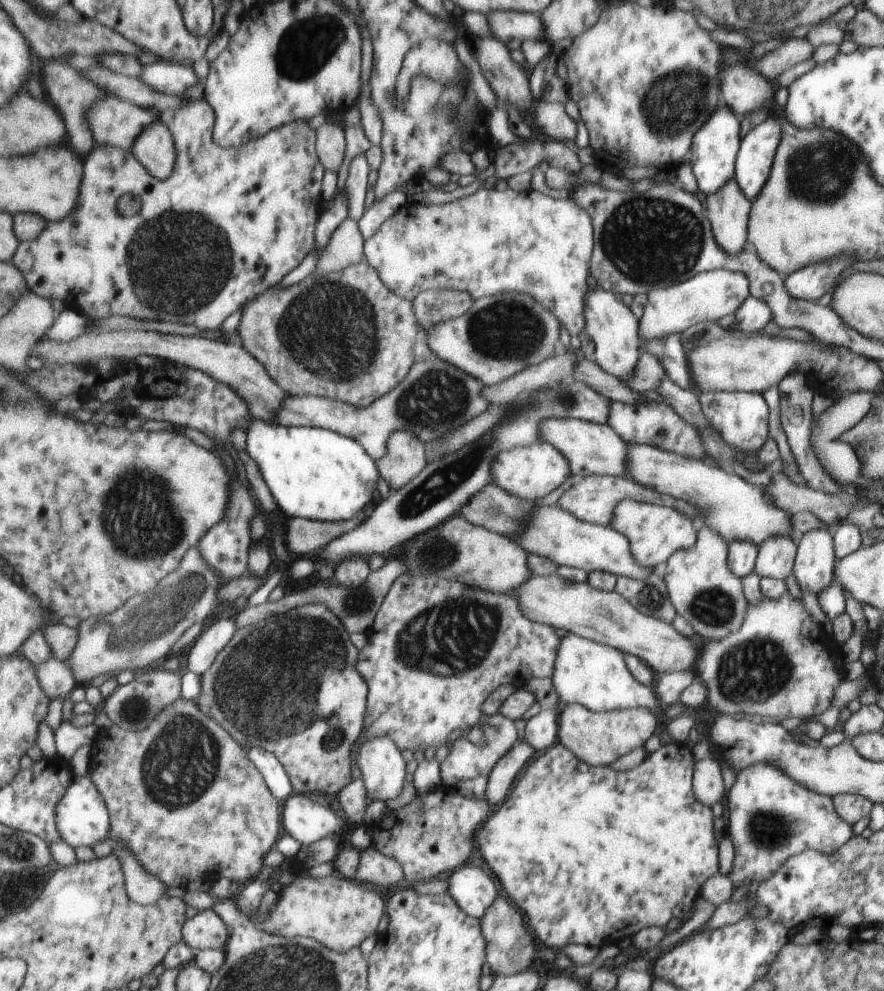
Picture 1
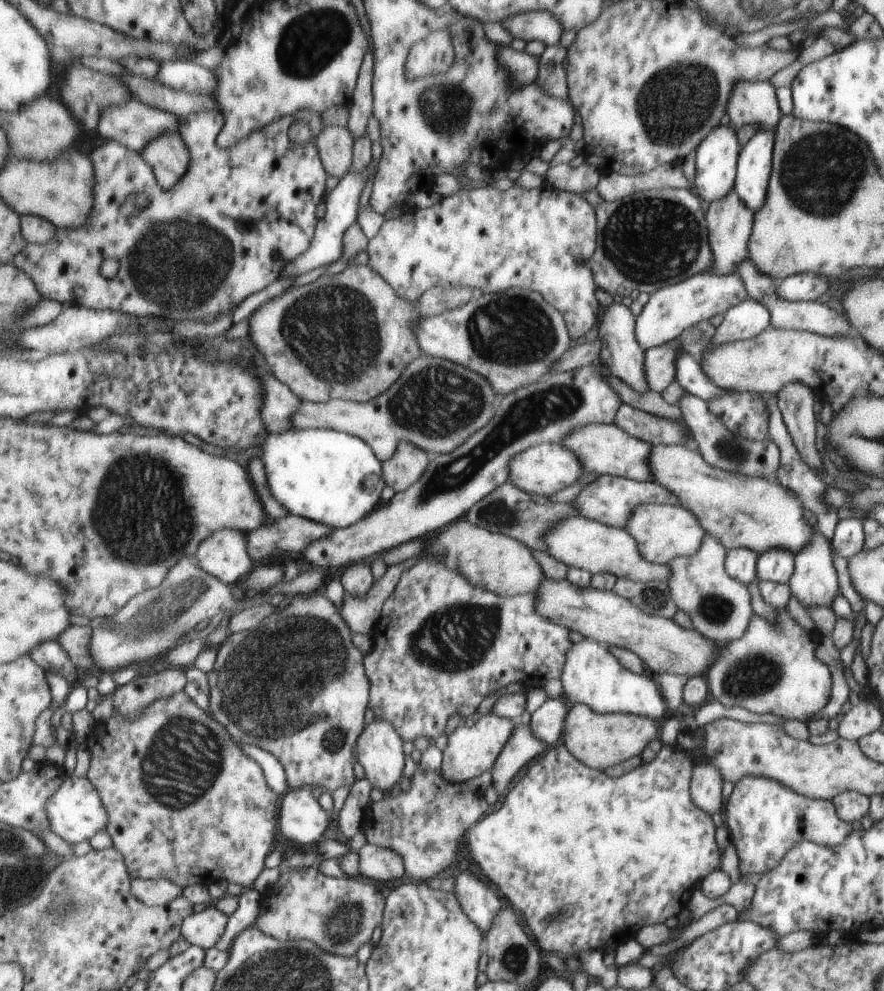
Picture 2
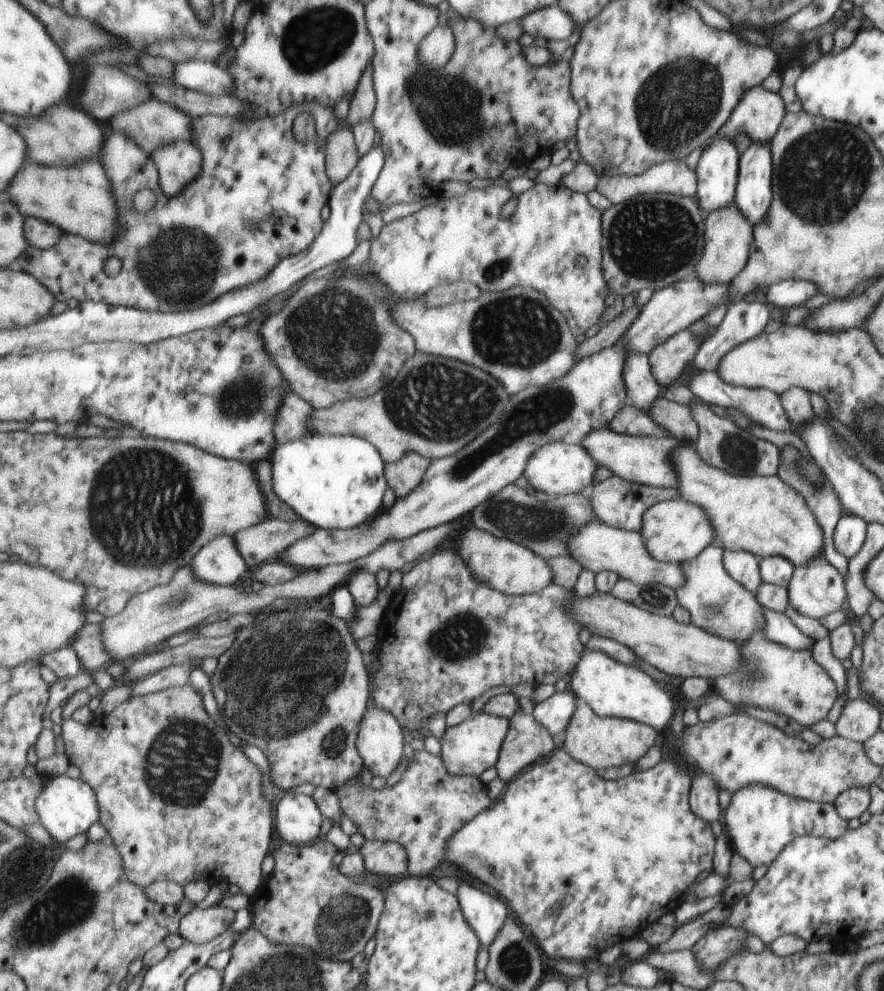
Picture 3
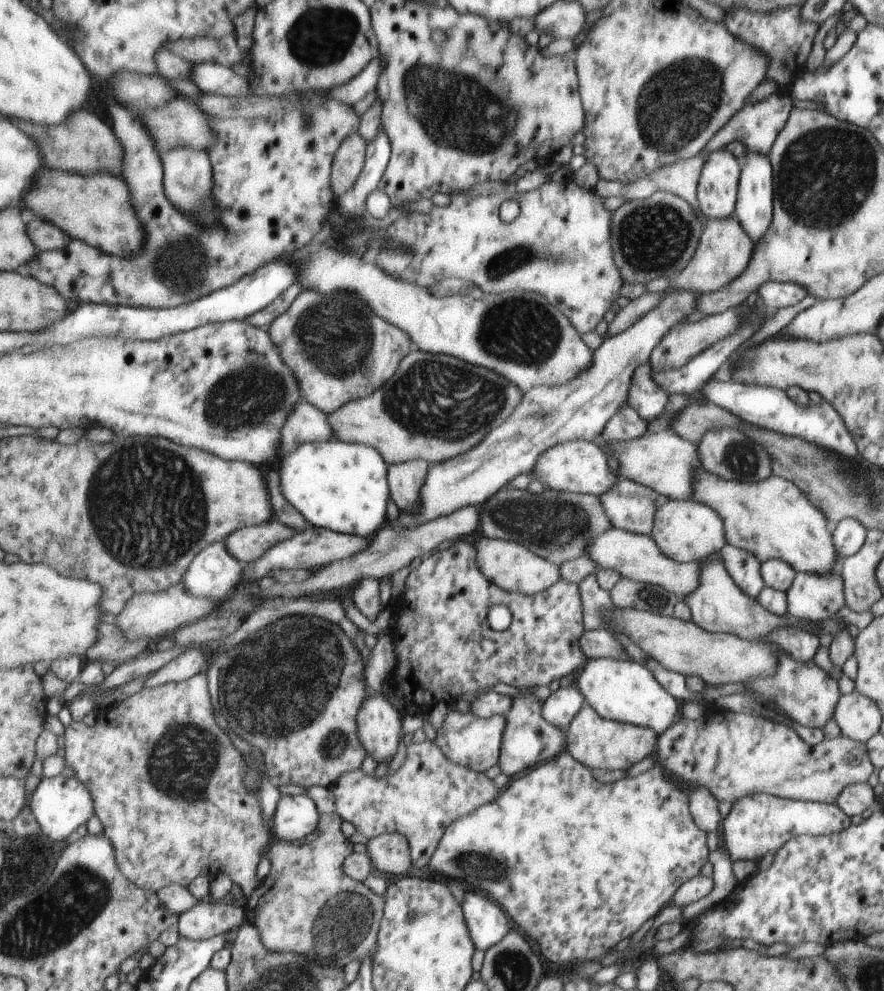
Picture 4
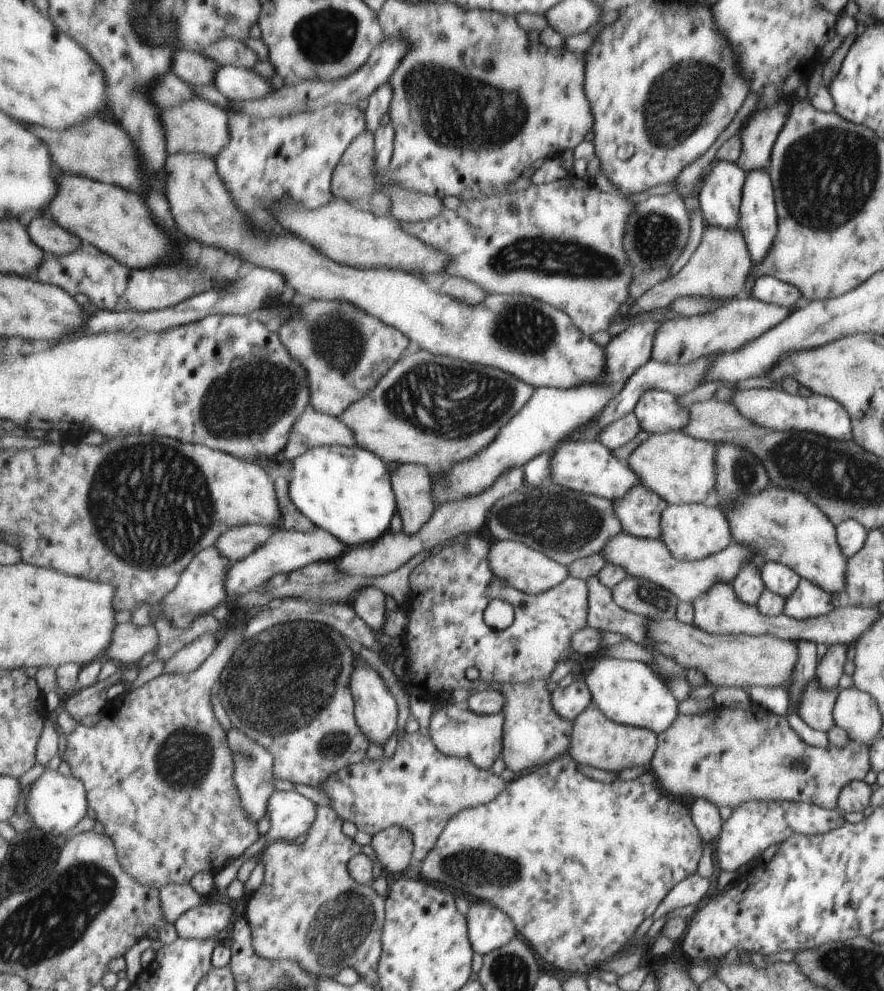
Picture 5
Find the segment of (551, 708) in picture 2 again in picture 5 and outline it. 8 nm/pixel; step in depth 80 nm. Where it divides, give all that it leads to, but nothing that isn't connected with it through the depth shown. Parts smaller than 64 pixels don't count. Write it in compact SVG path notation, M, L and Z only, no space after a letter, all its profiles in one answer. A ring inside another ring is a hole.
M582 680L574 682L566 688L556 687L552 694L552 706L563 718L573 721L588 705L592 704L592 695Z

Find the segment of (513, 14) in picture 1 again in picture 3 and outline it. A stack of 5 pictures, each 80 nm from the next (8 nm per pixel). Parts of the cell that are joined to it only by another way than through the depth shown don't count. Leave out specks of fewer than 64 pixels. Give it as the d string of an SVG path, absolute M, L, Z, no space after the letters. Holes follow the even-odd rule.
M557 4L534 11L518 22L524 34L529 34L534 39L544 37L548 41L566 40L575 27L571 16Z

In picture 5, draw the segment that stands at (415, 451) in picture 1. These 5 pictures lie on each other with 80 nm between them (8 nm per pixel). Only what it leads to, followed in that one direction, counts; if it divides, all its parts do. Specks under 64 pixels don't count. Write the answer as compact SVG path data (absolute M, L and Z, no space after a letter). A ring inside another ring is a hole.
M404 463L393 472L392 479L402 530L409 535L420 532L436 512L432 498L432 474L425 466Z

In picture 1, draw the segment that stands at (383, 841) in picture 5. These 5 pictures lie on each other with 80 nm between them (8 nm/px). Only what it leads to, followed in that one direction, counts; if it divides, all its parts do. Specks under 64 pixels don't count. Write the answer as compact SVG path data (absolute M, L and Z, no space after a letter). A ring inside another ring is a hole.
M373 846L362 850L357 882L370 882L380 888L390 888L400 884L404 879L404 868L397 859L390 858L384 851L377 850Z

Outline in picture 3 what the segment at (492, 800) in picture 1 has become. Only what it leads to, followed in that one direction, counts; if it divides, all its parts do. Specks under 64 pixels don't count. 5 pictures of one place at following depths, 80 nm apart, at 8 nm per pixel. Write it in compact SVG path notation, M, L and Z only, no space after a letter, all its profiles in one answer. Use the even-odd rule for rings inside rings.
M519 710L510 719L508 736L494 766L498 778L510 783L528 764L552 754L554 740L548 728L543 727L534 715L524 715Z

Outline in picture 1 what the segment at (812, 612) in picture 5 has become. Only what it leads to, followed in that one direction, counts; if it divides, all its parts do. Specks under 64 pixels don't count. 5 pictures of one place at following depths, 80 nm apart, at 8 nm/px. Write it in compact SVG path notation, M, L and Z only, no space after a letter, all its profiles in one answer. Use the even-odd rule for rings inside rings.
M816 528L816 530L806 532L797 546L797 554L793 567L794 577L800 590L810 591L818 596L824 588L828 588L832 582L837 580L837 563L833 529Z

